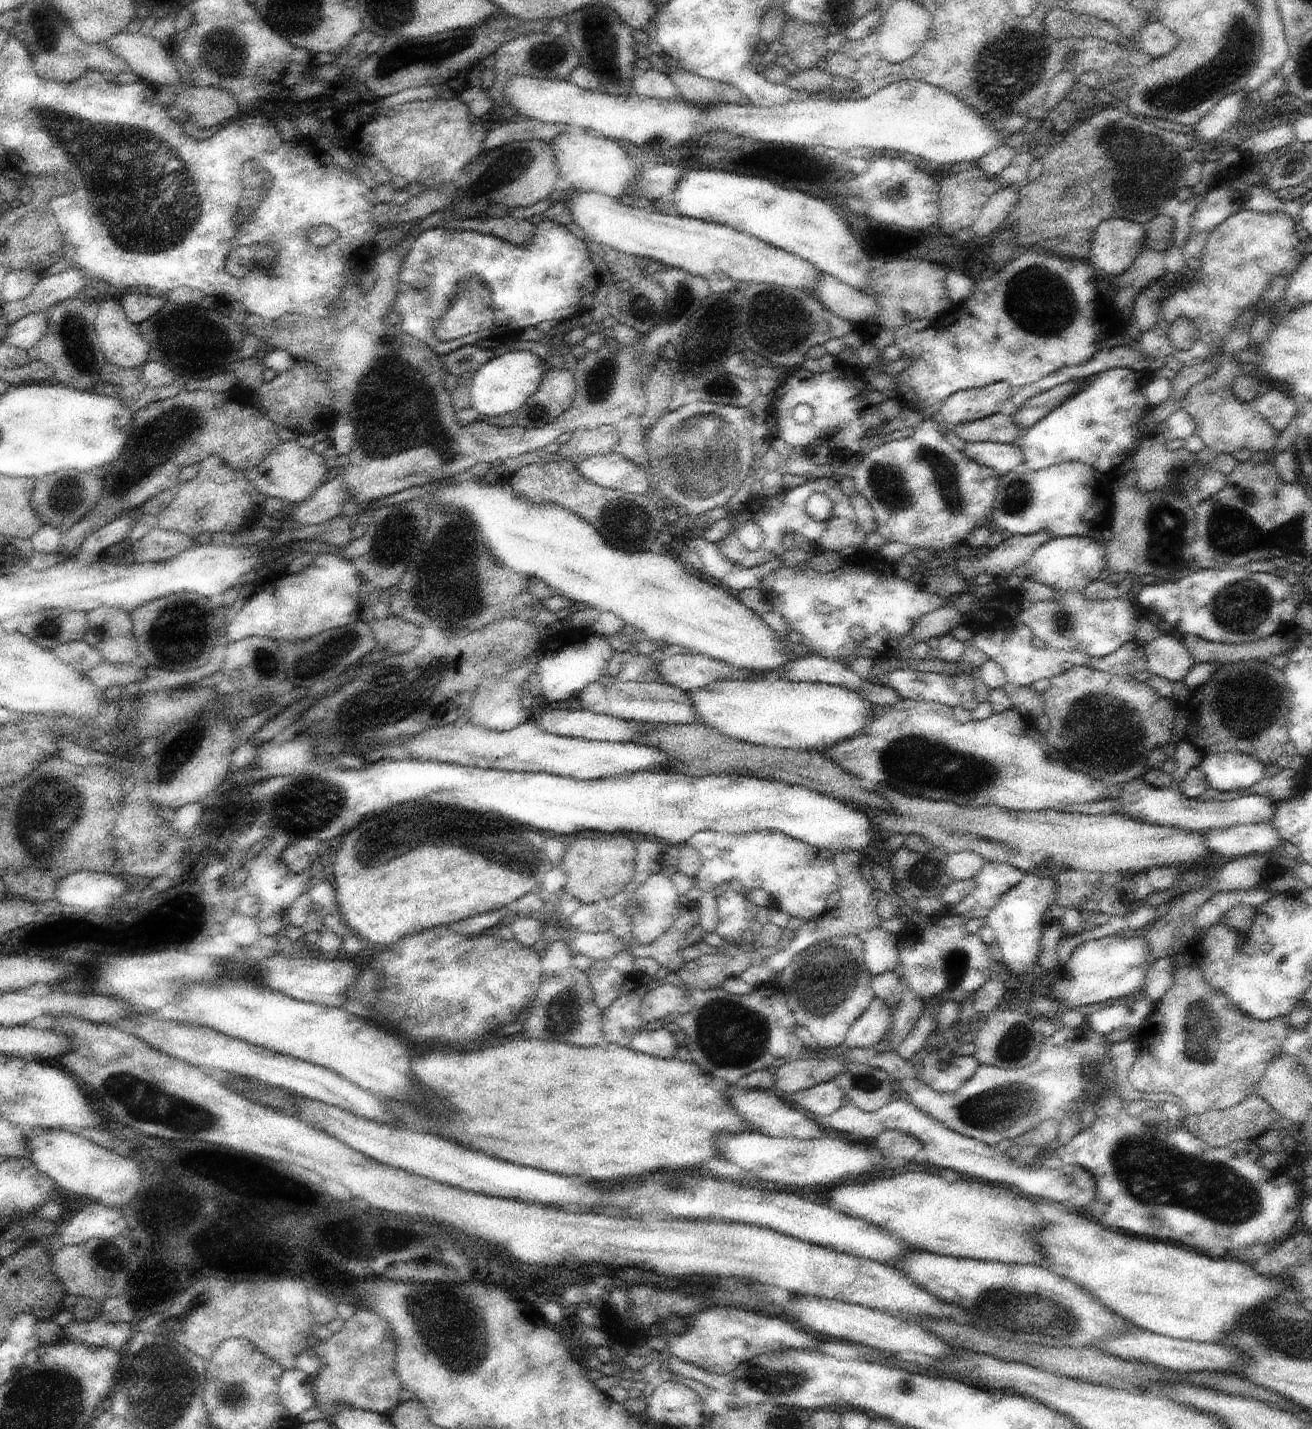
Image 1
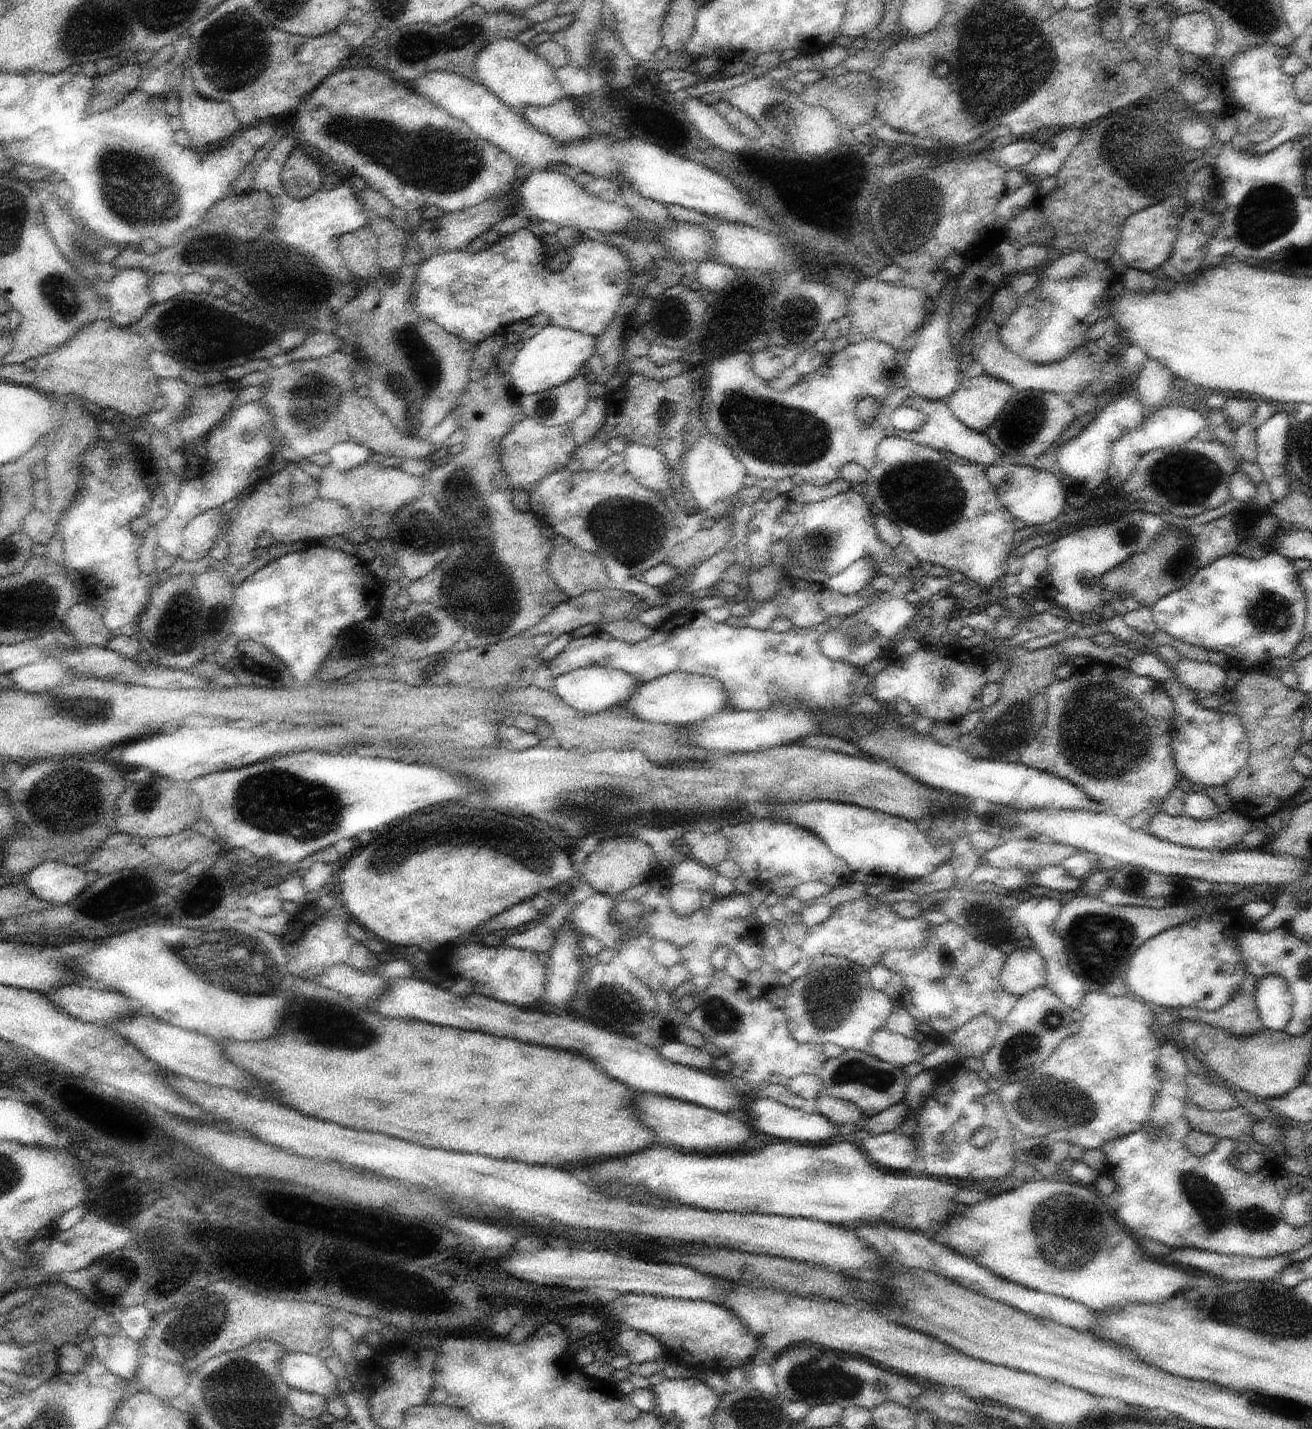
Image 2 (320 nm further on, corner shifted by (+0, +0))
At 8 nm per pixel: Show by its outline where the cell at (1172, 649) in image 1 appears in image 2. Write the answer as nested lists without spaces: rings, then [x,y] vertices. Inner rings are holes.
[[[1182,658],[1174,671],[1183,685],[1198,692],[1200,699],[1214,695],[1215,692],[1224,692],[1223,689],[1226,687],[1227,671],[1215,663]]]

